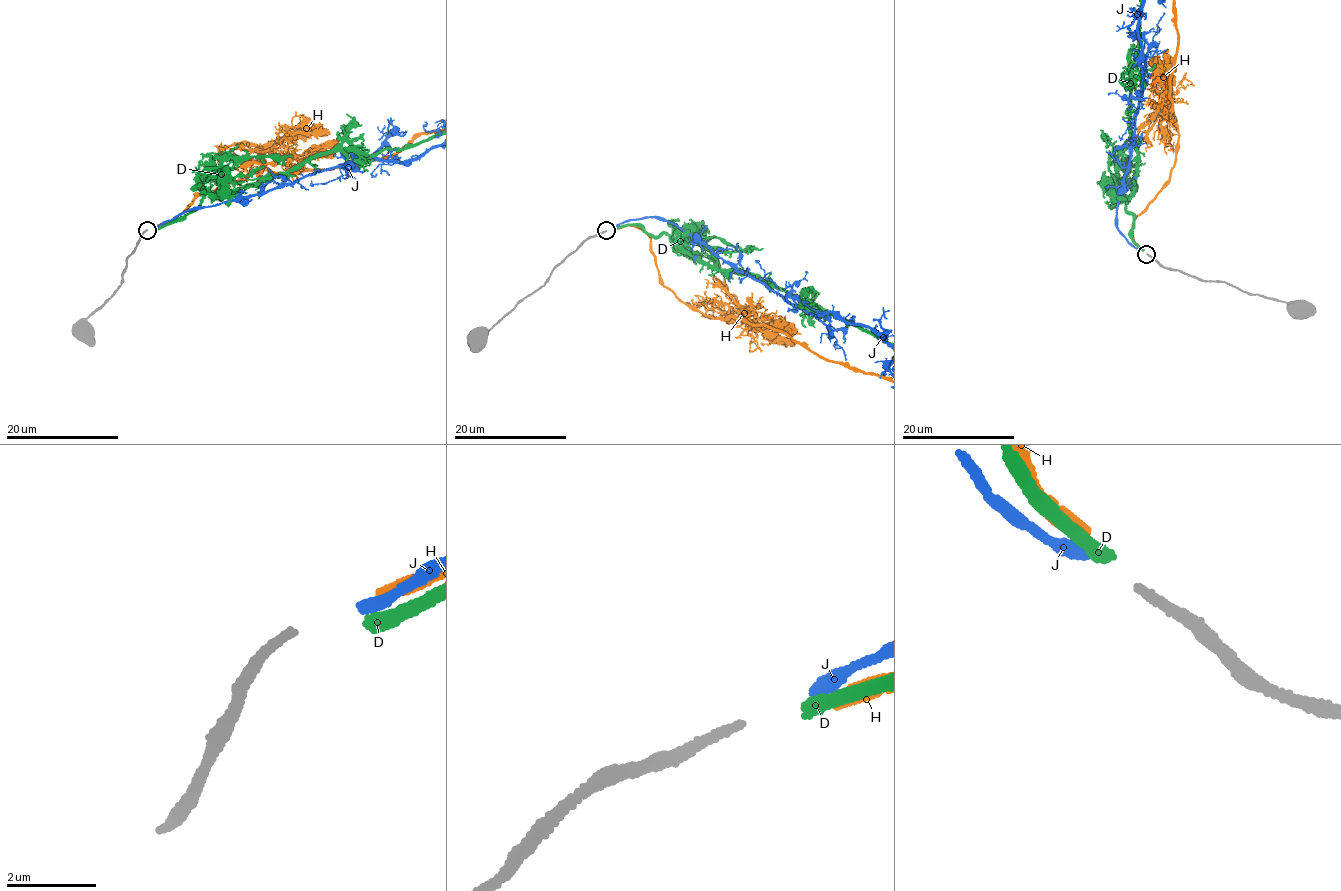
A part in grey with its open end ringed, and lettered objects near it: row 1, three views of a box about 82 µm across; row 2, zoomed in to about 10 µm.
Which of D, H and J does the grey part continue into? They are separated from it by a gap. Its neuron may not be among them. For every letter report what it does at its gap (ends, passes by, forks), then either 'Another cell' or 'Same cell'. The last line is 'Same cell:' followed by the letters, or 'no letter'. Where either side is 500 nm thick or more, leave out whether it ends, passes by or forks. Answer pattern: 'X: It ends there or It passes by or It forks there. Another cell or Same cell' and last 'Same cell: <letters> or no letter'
D: It ends there. Another cell
H: It ends there. Another cell
J: It ends there. Same cell
Same cell: J

